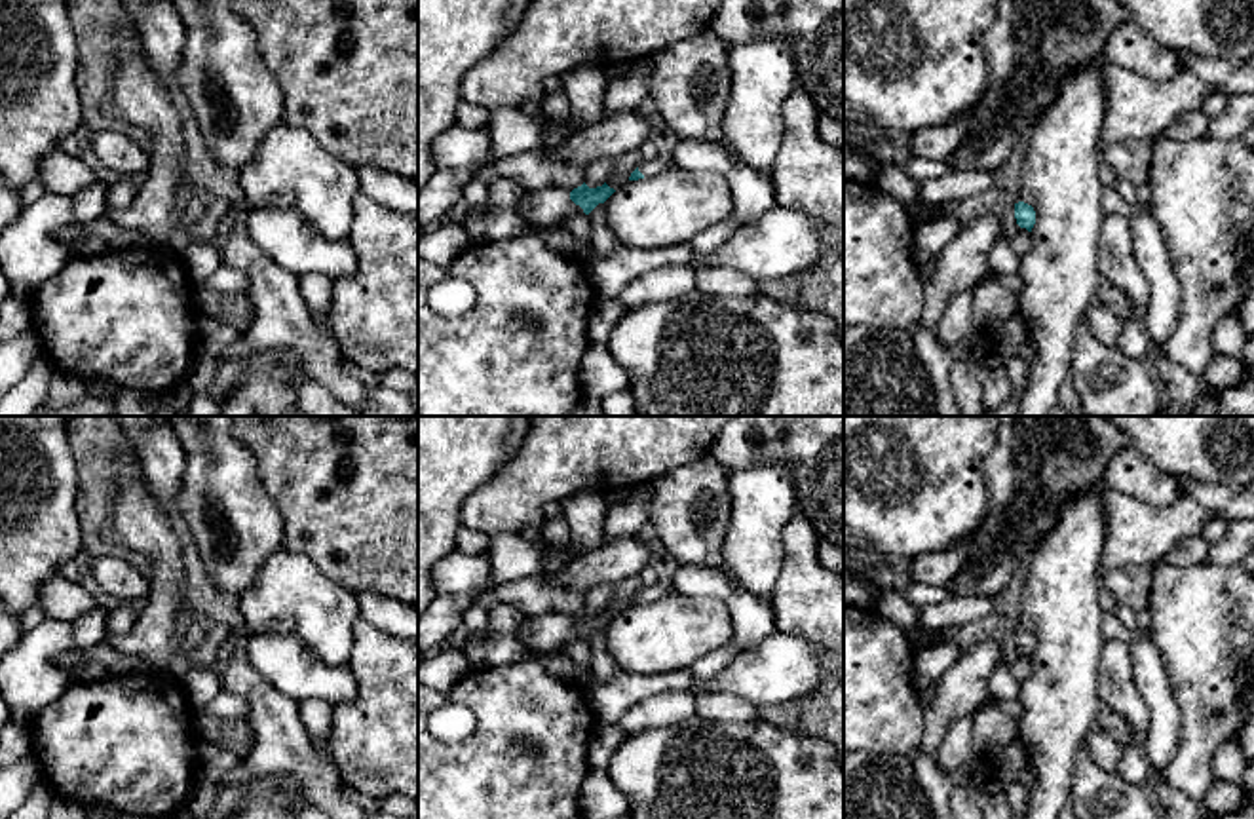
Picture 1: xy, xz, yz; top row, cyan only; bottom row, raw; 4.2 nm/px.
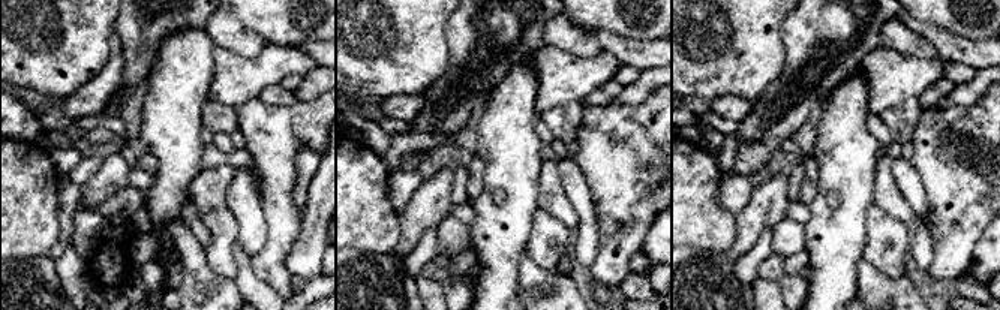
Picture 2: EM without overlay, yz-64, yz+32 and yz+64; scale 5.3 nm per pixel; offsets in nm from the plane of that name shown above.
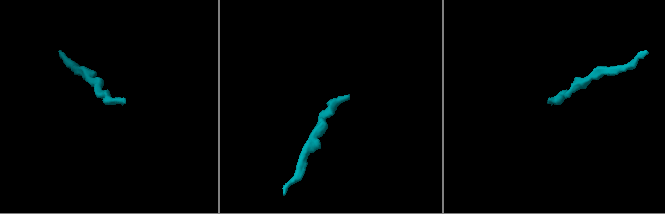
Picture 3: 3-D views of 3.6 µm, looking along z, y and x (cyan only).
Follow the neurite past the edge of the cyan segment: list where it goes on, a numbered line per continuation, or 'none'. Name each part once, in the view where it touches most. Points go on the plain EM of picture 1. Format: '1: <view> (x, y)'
1: xz (648, 593)

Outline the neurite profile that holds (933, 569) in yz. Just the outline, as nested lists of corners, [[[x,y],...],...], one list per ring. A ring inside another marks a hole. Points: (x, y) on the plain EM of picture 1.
[[[973,536],[939,553],[925,553],[910,562],[914,581],[923,585],[948,585],[963,568]]]

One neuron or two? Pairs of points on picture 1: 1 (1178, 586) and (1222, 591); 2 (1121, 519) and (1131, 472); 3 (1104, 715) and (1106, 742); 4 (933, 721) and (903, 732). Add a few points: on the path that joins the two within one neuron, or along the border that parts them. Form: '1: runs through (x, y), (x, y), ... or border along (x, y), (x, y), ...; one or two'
1: runs through (1190, 591), (1211, 591); one
2: border along (1108, 489), (1118, 489), (1156, 506), (1171, 504); two
3: runs through (1106, 721), (1106, 736); one
4: border along (926, 711), (926, 738), (920, 747); two

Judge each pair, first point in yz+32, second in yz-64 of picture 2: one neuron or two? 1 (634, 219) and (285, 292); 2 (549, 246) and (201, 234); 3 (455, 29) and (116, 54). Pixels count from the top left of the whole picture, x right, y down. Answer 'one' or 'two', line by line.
1: one
2: one
3: two

